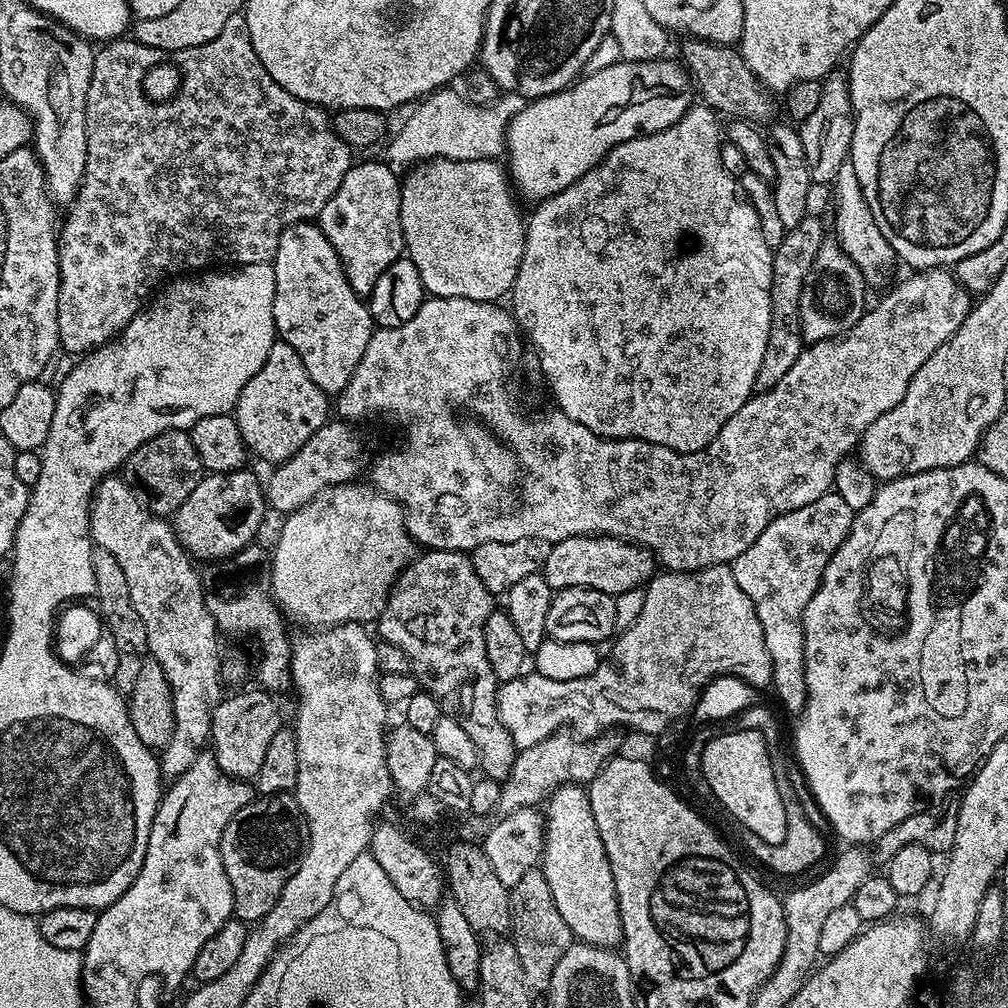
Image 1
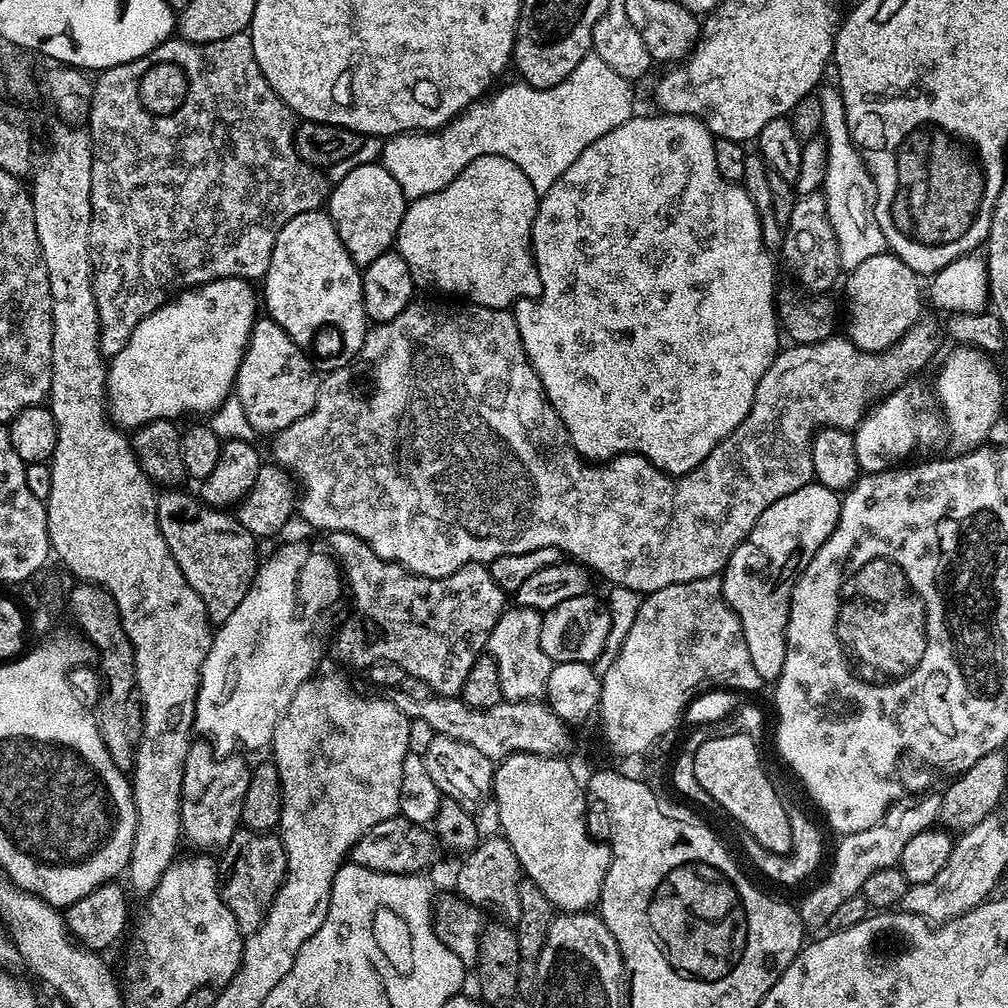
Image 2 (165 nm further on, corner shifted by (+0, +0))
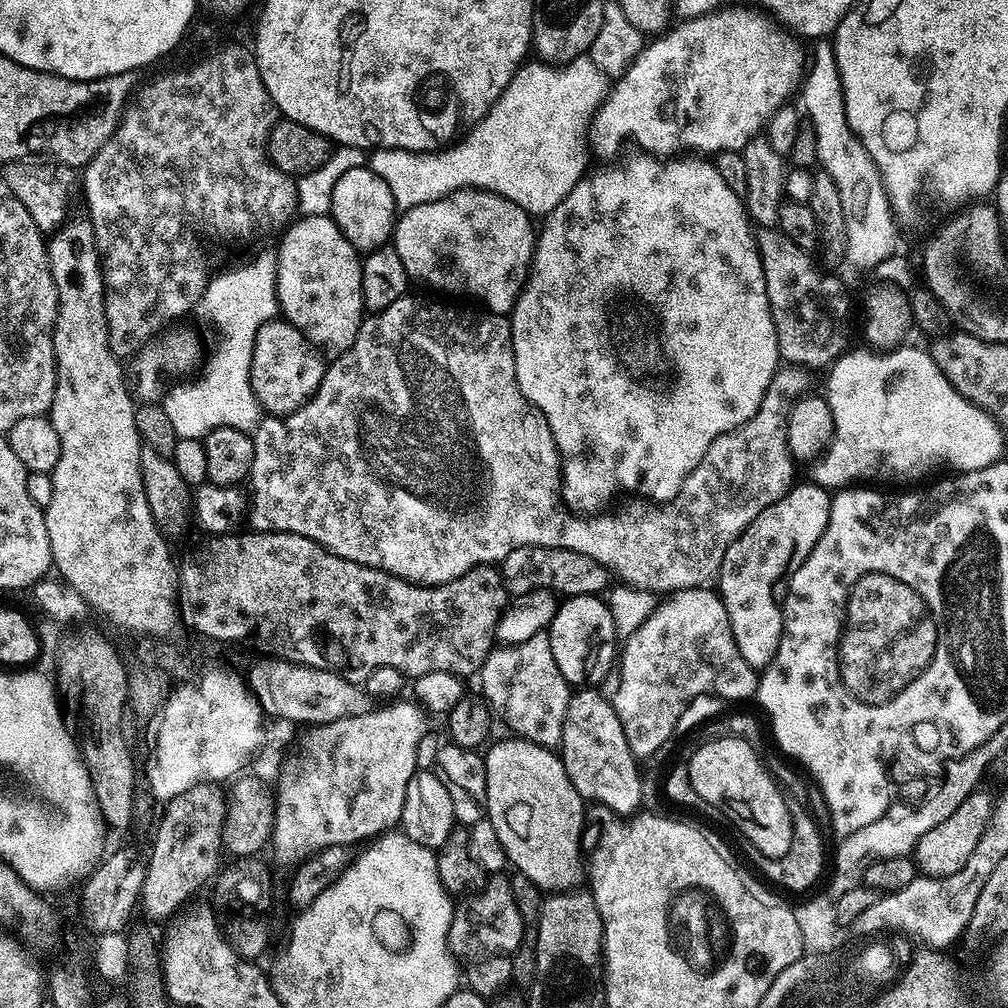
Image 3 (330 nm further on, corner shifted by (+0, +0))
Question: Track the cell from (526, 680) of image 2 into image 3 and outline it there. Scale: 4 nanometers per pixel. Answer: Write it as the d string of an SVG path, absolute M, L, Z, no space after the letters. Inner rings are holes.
M547 631L526 638L521 644L493 647L478 673L483 699L497 717L504 719L509 733L543 748L555 749L564 730L570 699L570 685L562 678L558 662L550 650ZM500 715L500 716L499 716Z

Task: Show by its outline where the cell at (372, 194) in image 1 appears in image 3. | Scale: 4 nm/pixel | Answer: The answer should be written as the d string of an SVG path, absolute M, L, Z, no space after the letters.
M363 166L346 171L346 174L343 174L342 178L338 180L332 192L330 215L338 226L338 230L342 230L342 234L355 246L356 251L367 254L373 252L375 248L385 247L393 239L398 209L394 202L394 194L390 194L390 186L386 186L386 182L382 178L378 178L378 174L374 174L371 167Z

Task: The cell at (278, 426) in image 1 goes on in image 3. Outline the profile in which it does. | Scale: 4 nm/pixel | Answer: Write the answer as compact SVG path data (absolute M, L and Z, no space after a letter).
M273 318L260 327L254 338L250 386L265 413L285 417L296 412L315 394L324 377L325 367L325 357L304 337L302 330L283 318Z

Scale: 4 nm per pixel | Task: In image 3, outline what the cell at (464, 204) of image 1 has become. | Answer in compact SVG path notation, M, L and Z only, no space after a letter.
M466 188L462 192L452 192L441 200L401 211L396 221L394 247L398 258L402 258L402 266L406 266L406 274L415 283L417 280L420 284L429 284L440 292L453 292L456 296L465 292L481 300L487 311L508 314L516 305L516 299L528 279L537 235L533 217L522 210L522 206L510 202L510 198L496 192Z

